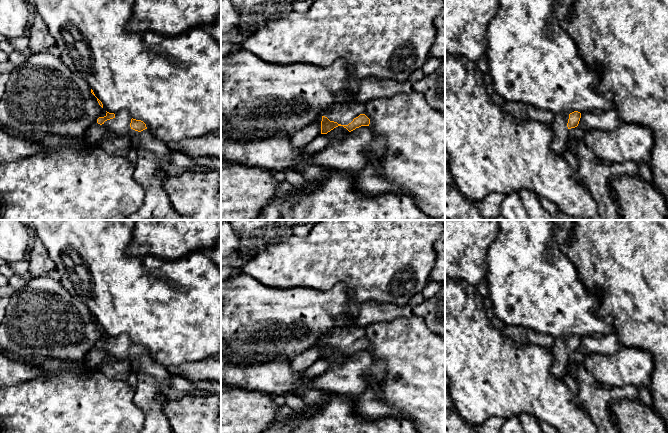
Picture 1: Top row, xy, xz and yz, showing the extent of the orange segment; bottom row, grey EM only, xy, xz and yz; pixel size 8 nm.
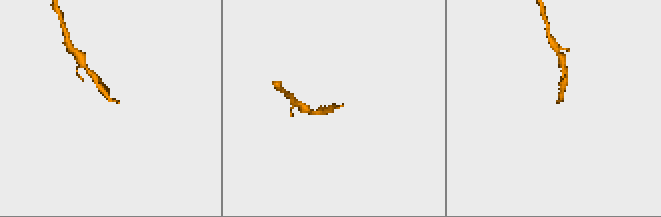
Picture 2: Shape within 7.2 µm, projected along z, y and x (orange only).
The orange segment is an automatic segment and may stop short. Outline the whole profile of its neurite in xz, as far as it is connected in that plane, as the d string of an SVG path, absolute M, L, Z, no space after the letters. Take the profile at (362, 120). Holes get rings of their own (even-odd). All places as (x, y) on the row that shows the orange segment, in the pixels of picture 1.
M335 103L322 116L321 134L327 134L338 126L343 126L351 132L361 126L369 126L369 124L370 119L364 114L364 104Z

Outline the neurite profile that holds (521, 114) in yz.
M520 101L507 102L501 109L517 119L528 119L549 126L553 123L555 118L555 115L548 110L535 108L532 105Z

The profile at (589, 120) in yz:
M615 109L606 112L592 111L581 113L578 127L584 132L591 129L615 129L620 123Z

